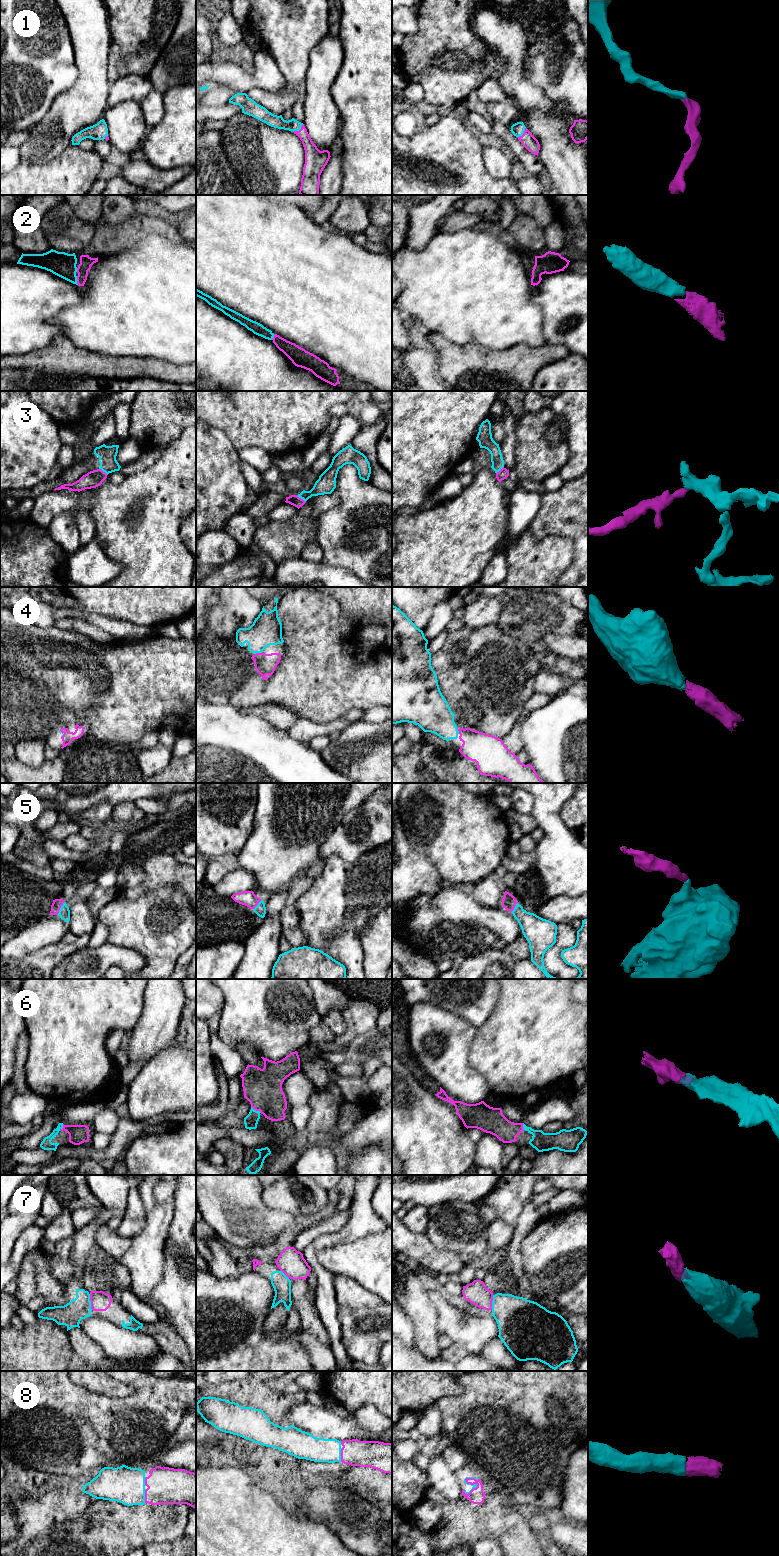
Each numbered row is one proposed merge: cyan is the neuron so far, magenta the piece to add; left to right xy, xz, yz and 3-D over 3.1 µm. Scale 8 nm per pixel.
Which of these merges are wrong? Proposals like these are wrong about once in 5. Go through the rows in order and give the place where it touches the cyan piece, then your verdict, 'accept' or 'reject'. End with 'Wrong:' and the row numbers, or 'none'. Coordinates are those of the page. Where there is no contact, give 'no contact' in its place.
1: meets cyan in yz at (522, 133); accept
2: meets cyan in xy at (76, 280); accept
3: meets cyan in xz at (301, 498); reject
4: meets cyan in xz at (258, 652); accept
5: meets cyan in xy at (61, 907); accept
6: meets cyan in xz at (255, 1110); accept
7: meets cyan in xy at (90, 1302); accept
8: meets cyan in xy at (144, 1496); accept
Wrong: 3

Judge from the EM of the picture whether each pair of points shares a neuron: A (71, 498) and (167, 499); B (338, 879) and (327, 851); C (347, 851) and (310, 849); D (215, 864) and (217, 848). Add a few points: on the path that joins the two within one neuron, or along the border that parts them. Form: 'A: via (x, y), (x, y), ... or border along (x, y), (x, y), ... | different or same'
A: border along (80, 492), (77, 505), (71, 511), (61, 514) | different
B: border along (326, 858), (339, 856), (352, 862) | different
C: border along (333, 831), (321, 846), (319, 855) | different
D: border along (211, 858), (216, 859) | different

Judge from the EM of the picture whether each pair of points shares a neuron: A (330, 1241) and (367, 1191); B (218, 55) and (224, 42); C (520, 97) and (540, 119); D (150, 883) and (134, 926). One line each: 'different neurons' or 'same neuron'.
A: same neuron
B: different neurons
C: same neuron
D: different neurons

